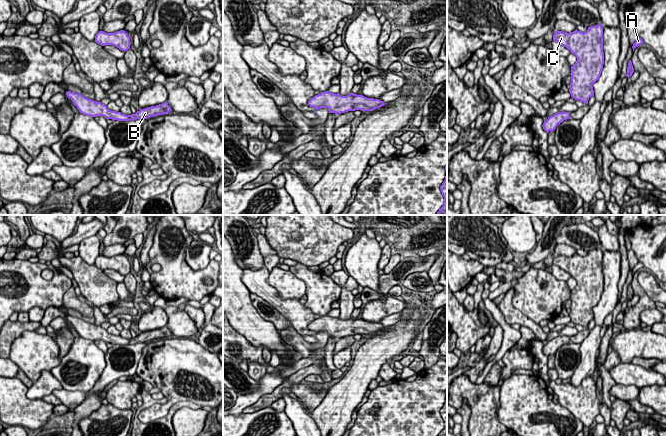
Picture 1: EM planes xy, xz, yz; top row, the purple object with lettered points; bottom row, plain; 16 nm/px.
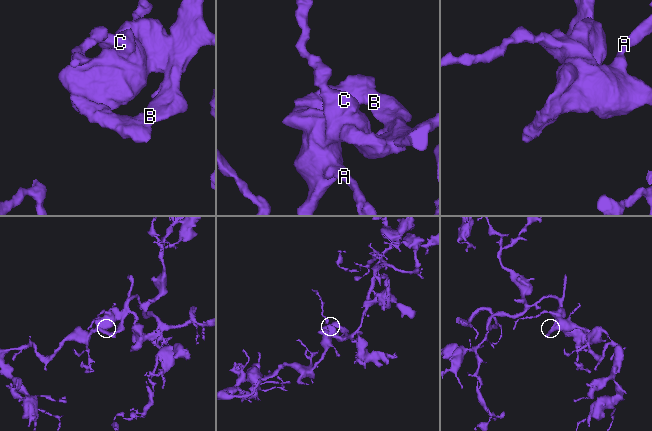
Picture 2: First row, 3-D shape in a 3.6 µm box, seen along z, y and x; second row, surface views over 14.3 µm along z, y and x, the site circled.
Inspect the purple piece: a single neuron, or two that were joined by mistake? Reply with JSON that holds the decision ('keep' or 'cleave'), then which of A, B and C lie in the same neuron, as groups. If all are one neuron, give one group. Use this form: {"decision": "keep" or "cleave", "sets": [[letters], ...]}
{"decision": "keep", "sets": [["A", "B", "C"]]}

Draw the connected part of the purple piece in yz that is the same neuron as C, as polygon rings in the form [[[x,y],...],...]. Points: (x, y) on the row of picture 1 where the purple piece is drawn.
[[[598,24],[588,27],[586,32],[580,32],[577,29],[571,33],[555,31],[553,40],[570,50],[577,58],[576,63],[571,66],[571,83],[569,92],[571,97],[588,104],[591,96],[594,96],[593,84],[599,79],[603,64],[603,25]]]

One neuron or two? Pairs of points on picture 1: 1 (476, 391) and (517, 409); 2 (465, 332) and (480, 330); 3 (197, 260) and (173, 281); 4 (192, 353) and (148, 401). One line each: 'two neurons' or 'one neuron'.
1: two neurons
2: one neuron
3: two neurons
4: two neurons

